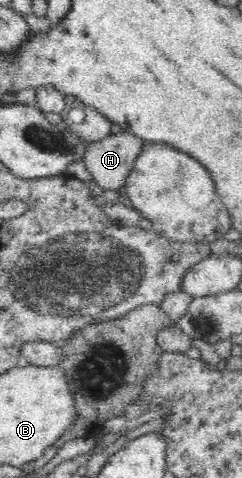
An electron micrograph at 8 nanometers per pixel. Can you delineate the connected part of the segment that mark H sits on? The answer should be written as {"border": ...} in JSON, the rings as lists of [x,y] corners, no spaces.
{"border":[[[122,131],[91,143],[84,165],[92,180],[104,190],[119,190],[129,178],[142,148],[150,142],[137,135]]]}

